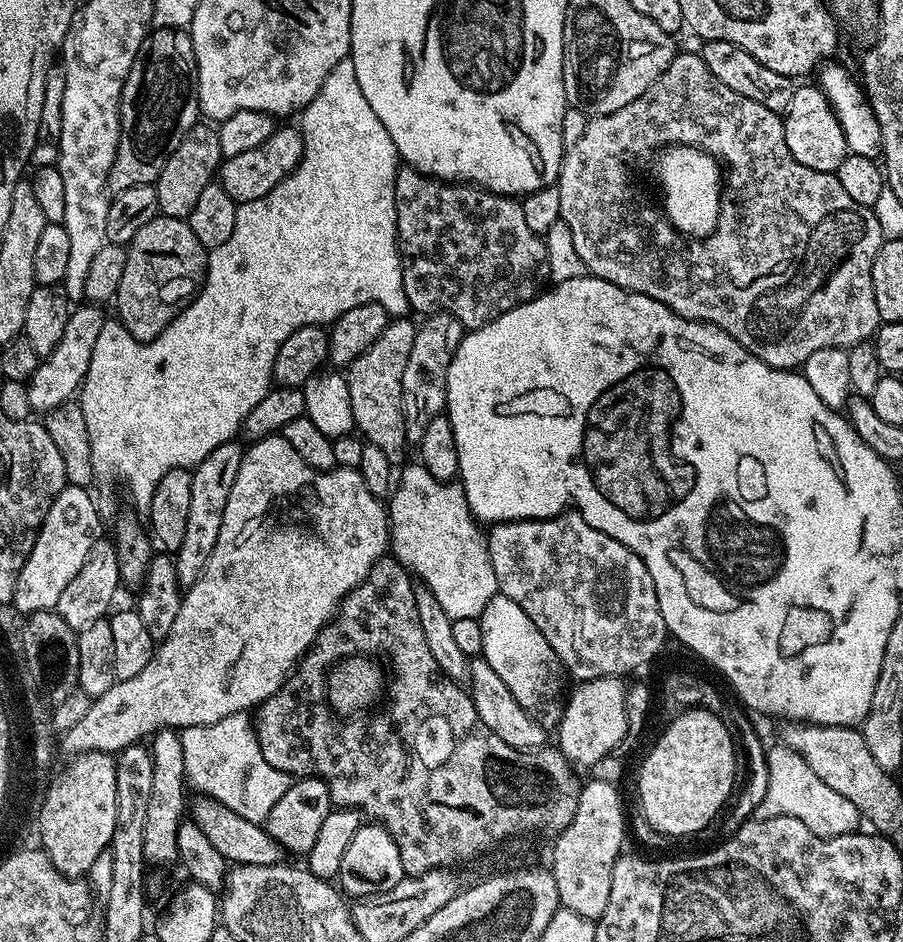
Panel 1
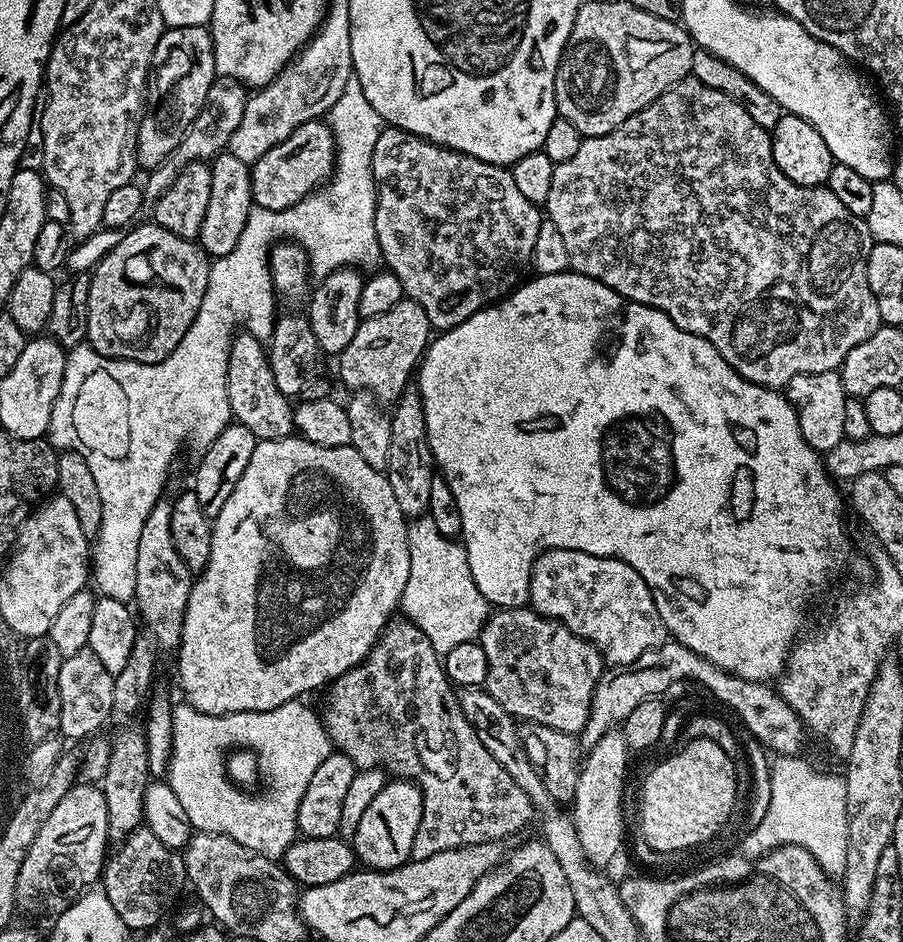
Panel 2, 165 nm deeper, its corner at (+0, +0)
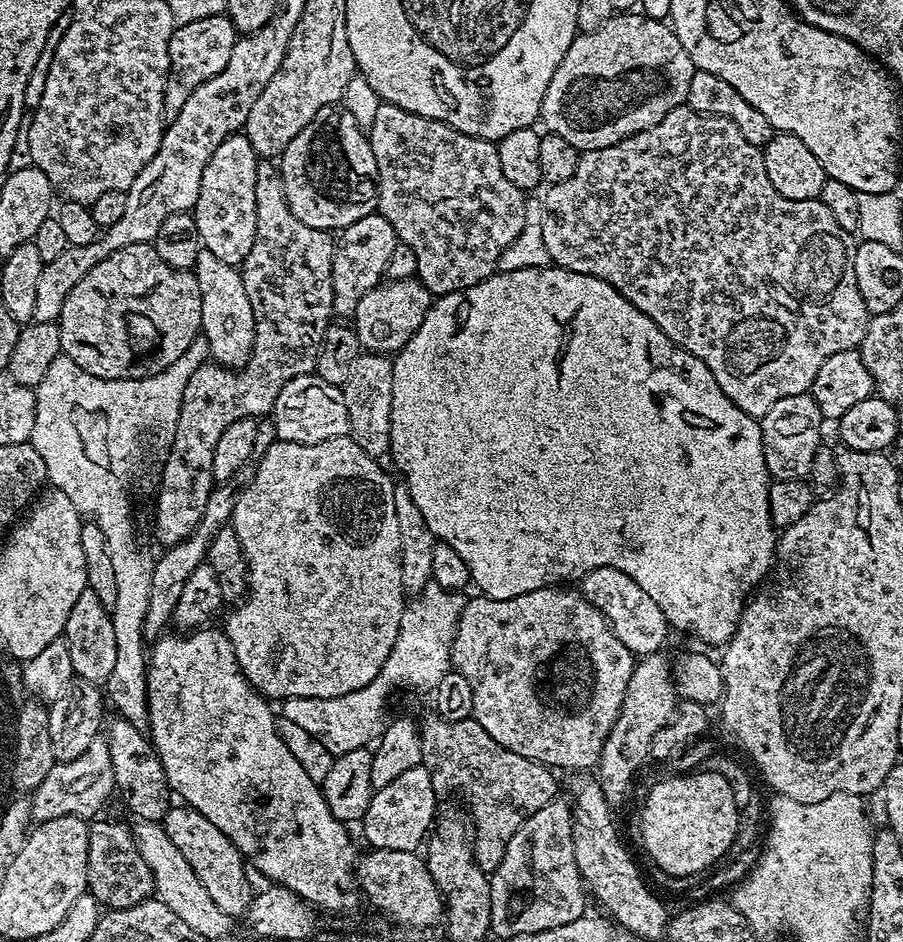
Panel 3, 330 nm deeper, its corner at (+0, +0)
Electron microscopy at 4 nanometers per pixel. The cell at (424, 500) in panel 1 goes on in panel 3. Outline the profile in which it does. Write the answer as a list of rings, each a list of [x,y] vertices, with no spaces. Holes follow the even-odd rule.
[[[430,583],[416,596],[411,597],[404,605],[402,622],[398,626],[398,638],[394,638],[394,650],[390,650],[390,658],[378,670],[374,682],[362,686],[362,690],[354,690],[350,694],[342,694],[338,698],[290,698],[283,701],[282,708],[284,720],[294,722],[296,726],[302,726],[306,734],[312,735],[334,757],[346,754],[350,750],[368,748],[373,742],[379,740],[386,727],[388,715],[388,699],[392,692],[399,688],[417,688],[420,692],[431,693],[441,682],[442,678],[452,668],[452,647],[454,646],[454,634],[458,630],[460,615],[464,609],[466,600],[460,592],[448,592],[442,586]]]

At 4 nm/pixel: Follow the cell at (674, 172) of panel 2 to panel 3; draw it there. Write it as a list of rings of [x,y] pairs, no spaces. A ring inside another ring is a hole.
[[[687,106],[675,108],[662,118],[662,122],[658,122],[658,126],[650,126],[650,130],[642,130],[609,148],[583,153],[574,175],[566,178],[566,182],[551,185],[547,191],[542,196],[542,239],[546,242],[549,261],[555,267],[593,276],[614,286],[614,290],[621,292],[630,303],[638,306],[638,310],[642,310],[642,314],[649,316],[664,331],[666,338],[694,354],[694,358],[706,362],[710,374],[714,374],[718,386],[722,386],[722,394],[726,394],[738,410],[757,418],[764,416],[778,398],[808,392],[826,358],[838,354],[838,350],[859,349],[868,329],[870,314],[866,310],[866,302],[862,302],[862,294],[858,294],[858,282],[854,278],[857,241],[853,233],[838,226],[837,220],[819,198],[782,198],[766,175],[763,151],[750,146],[750,142],[742,138],[742,130],[738,130],[730,118],[710,116]]]

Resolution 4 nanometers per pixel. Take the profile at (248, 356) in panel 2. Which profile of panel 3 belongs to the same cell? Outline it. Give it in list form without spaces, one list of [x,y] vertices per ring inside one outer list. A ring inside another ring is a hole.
[[[200,251],[195,266],[198,290],[202,290],[202,339],[208,343],[208,355],[224,368],[242,368],[254,346],[254,310],[246,298],[246,286],[241,269],[235,264],[222,262],[214,254]]]

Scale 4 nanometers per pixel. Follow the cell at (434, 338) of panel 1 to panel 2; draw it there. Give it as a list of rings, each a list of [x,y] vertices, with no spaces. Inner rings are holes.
[[[408,390],[396,401],[390,415],[390,450],[386,450],[386,470],[384,475],[390,482],[390,490],[394,490],[394,498],[398,498],[398,506],[402,506],[402,514],[406,518],[415,518],[427,513],[430,502],[430,482],[434,475],[432,451],[428,449],[426,438],[426,420],[422,410],[419,391]]]

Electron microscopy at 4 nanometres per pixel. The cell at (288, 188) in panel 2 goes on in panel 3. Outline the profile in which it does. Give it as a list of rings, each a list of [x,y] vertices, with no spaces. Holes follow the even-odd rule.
[[[343,103],[331,104],[318,114],[308,125],[286,146],[286,150],[278,157],[278,167],[282,186],[285,190],[286,202],[298,218],[298,222],[306,222],[306,226],[314,226],[325,230],[343,230],[350,222],[358,222],[358,218],[366,218],[377,211],[378,198],[378,162],[374,162],[374,150],[368,141],[368,133],[354,122],[354,114],[346,110]]]

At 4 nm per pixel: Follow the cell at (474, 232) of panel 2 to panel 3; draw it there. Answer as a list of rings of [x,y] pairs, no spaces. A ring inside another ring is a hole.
[[[380,103],[374,122],[368,129],[368,141],[374,150],[374,162],[378,162],[378,198],[376,207],[380,215],[394,226],[394,234],[399,243],[410,246],[414,250],[414,256],[418,258],[416,276],[426,286],[426,290],[432,292],[433,297],[445,296],[451,292],[461,292],[478,282],[482,282],[487,276],[497,271],[498,258],[522,234],[522,226],[526,222],[526,192],[525,189],[514,186],[514,182],[508,181],[506,174],[502,174],[502,162],[498,162],[498,150],[491,140],[483,140],[470,134],[462,134],[454,130],[446,122],[438,122],[434,118],[426,118],[422,114],[414,114],[410,110],[402,110],[402,106]]]

